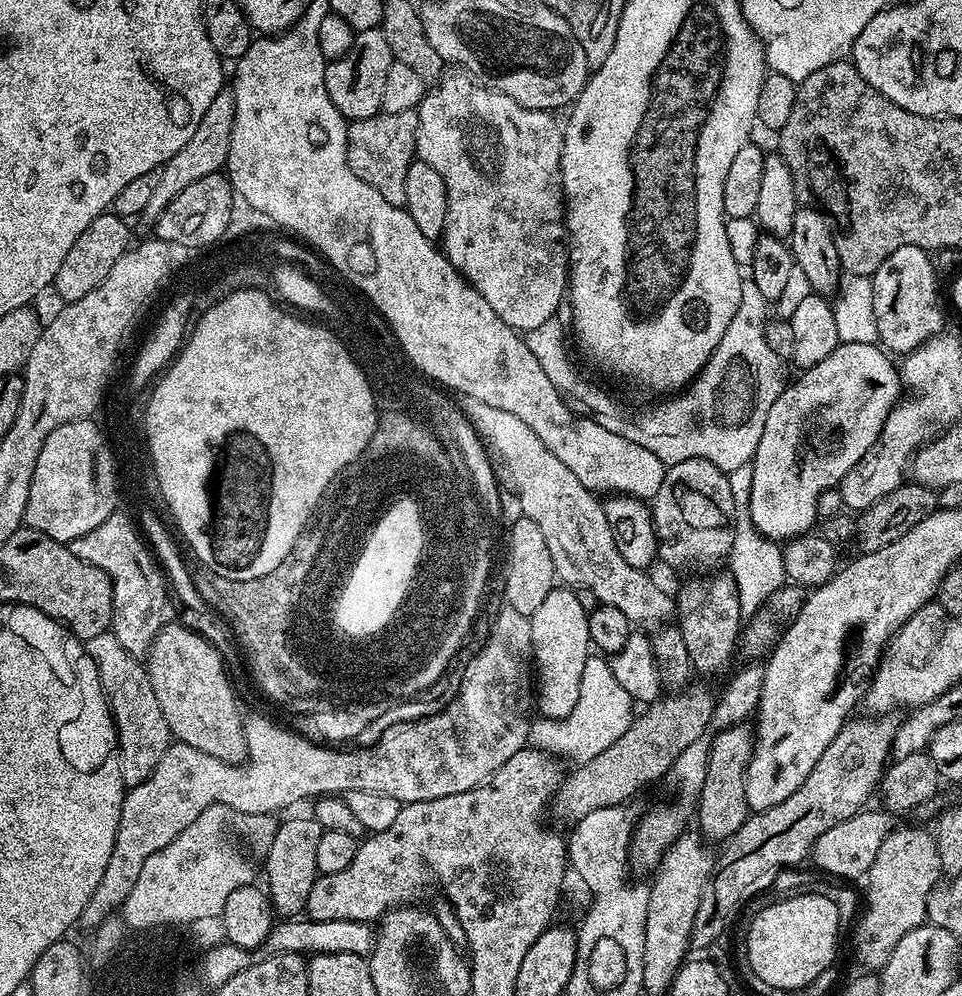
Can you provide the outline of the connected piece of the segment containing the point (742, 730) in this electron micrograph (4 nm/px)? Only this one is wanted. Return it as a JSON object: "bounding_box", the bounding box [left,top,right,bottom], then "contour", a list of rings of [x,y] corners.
{"bounding_box":[694,723,754,842],"contour":[[[747,723],[734,724],[730,728],[723,728],[715,733],[716,737],[711,737],[708,748],[708,765],[706,766],[706,782],[702,782],[702,790],[694,805],[698,831],[705,840],[709,842],[727,841],[729,836],[735,832],[748,820],[750,809],[746,802],[746,770],[752,757],[752,746],[754,743],[754,732]]]}

